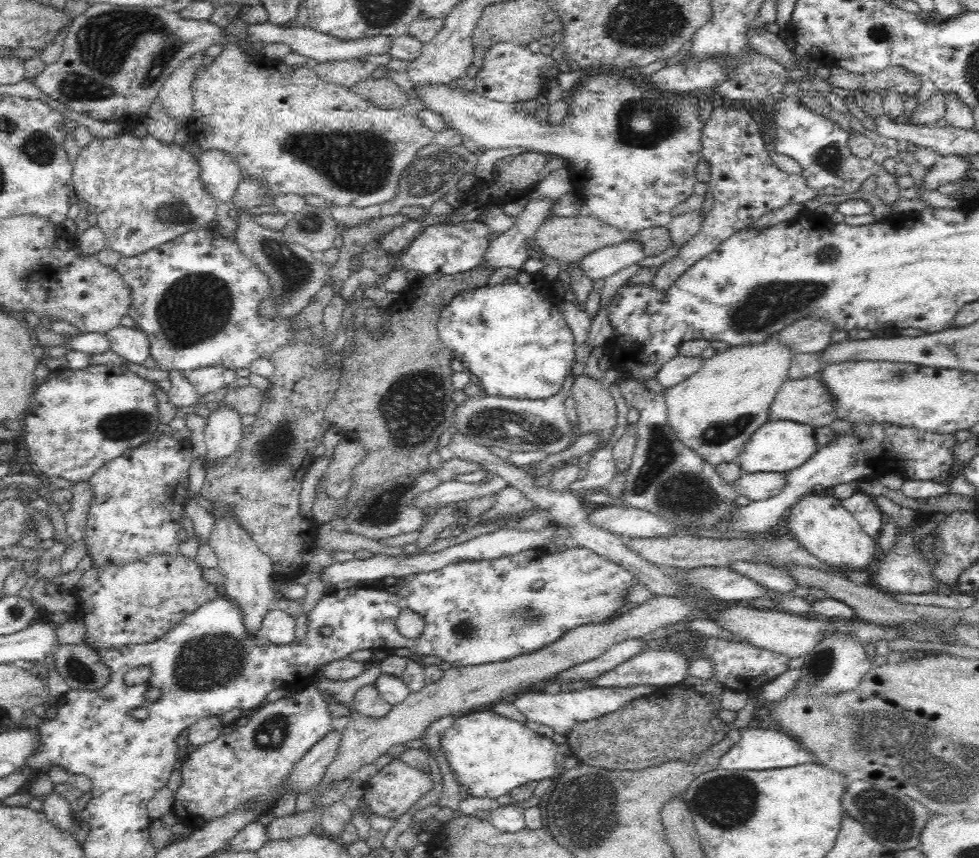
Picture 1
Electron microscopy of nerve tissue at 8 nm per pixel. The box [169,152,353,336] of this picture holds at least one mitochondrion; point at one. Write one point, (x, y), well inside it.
(296, 273)

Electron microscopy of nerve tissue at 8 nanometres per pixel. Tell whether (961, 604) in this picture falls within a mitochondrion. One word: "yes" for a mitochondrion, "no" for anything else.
no

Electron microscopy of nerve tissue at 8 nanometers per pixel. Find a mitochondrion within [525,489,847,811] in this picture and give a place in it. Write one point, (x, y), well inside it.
(821, 663)

